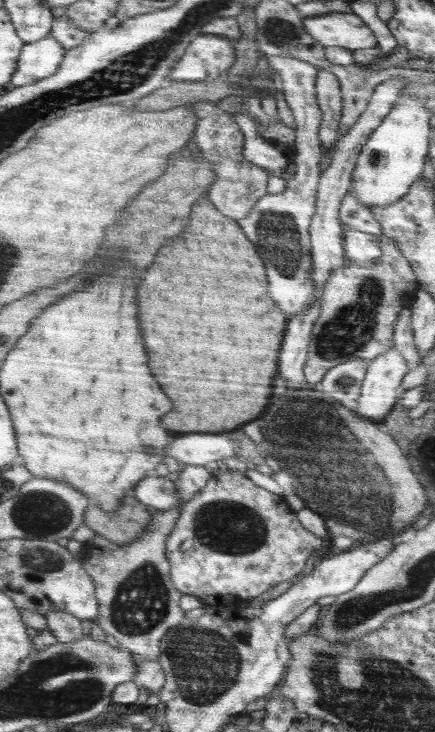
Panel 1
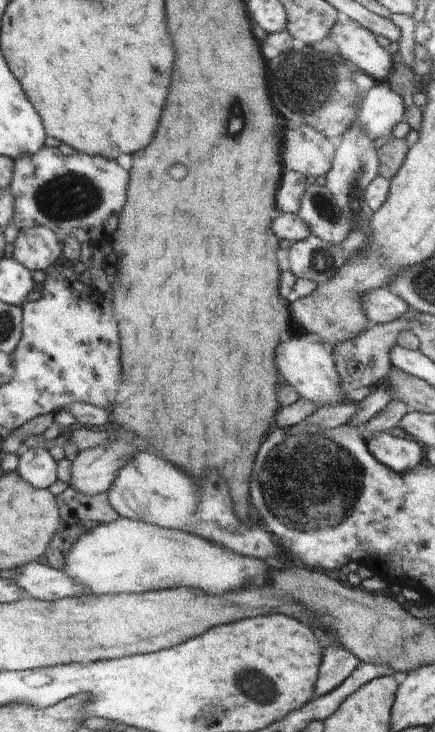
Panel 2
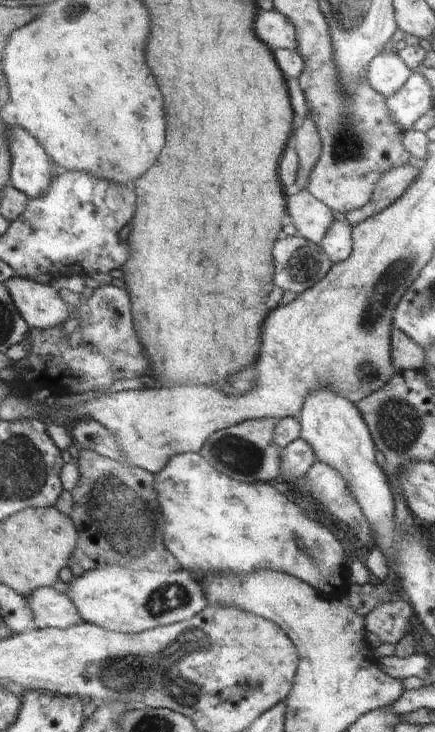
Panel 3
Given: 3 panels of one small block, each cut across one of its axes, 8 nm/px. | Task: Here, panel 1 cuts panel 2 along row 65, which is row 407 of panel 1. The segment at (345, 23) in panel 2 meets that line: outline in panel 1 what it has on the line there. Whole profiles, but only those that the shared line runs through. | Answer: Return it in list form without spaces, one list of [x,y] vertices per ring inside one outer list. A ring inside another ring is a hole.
[[[392,347],[386,354],[380,354],[369,361],[368,370],[361,384],[360,397],[353,410],[366,420],[380,422],[398,403],[396,389],[408,372],[406,360]]]

